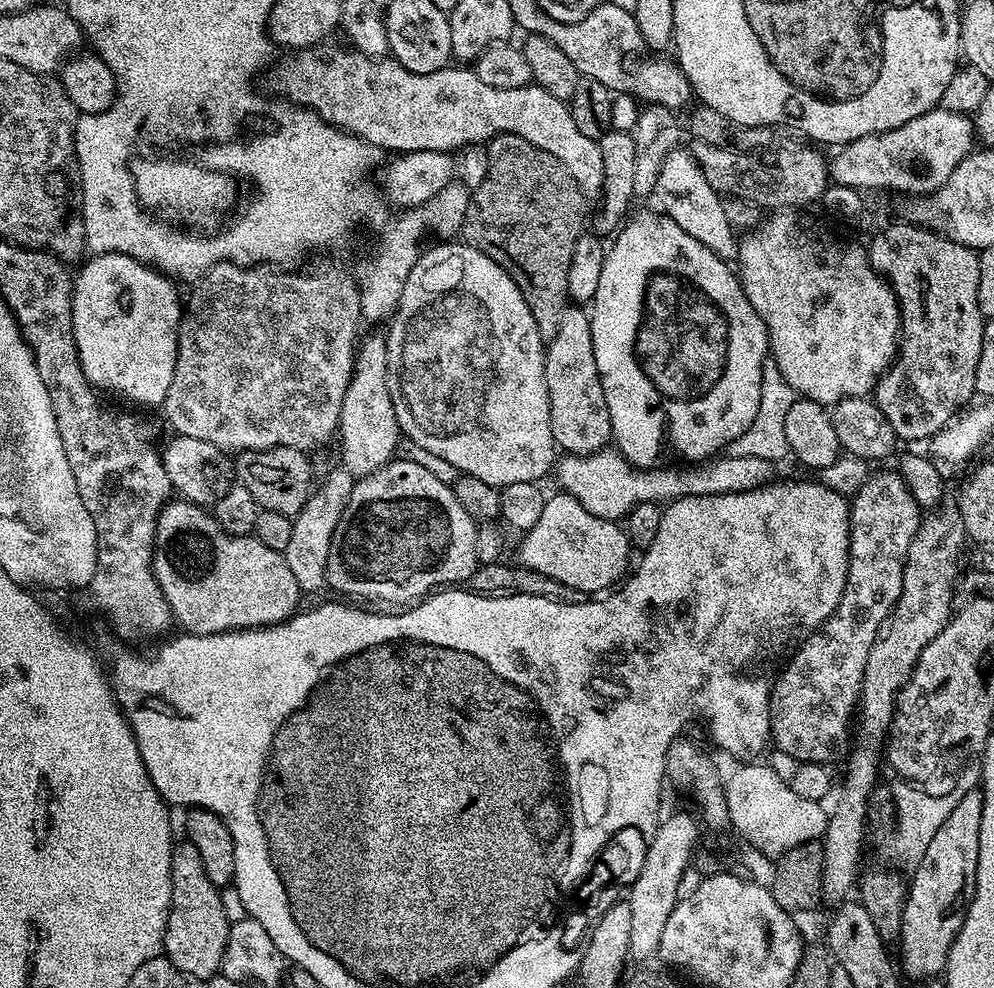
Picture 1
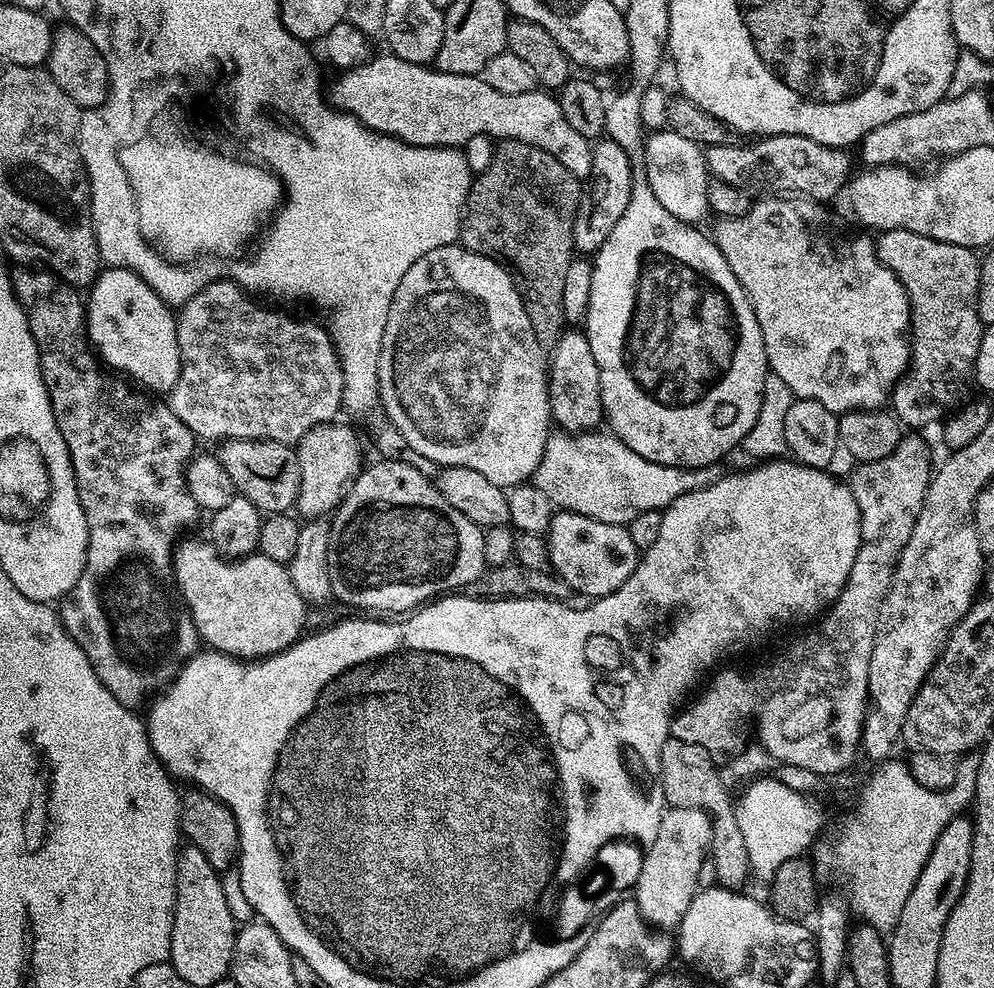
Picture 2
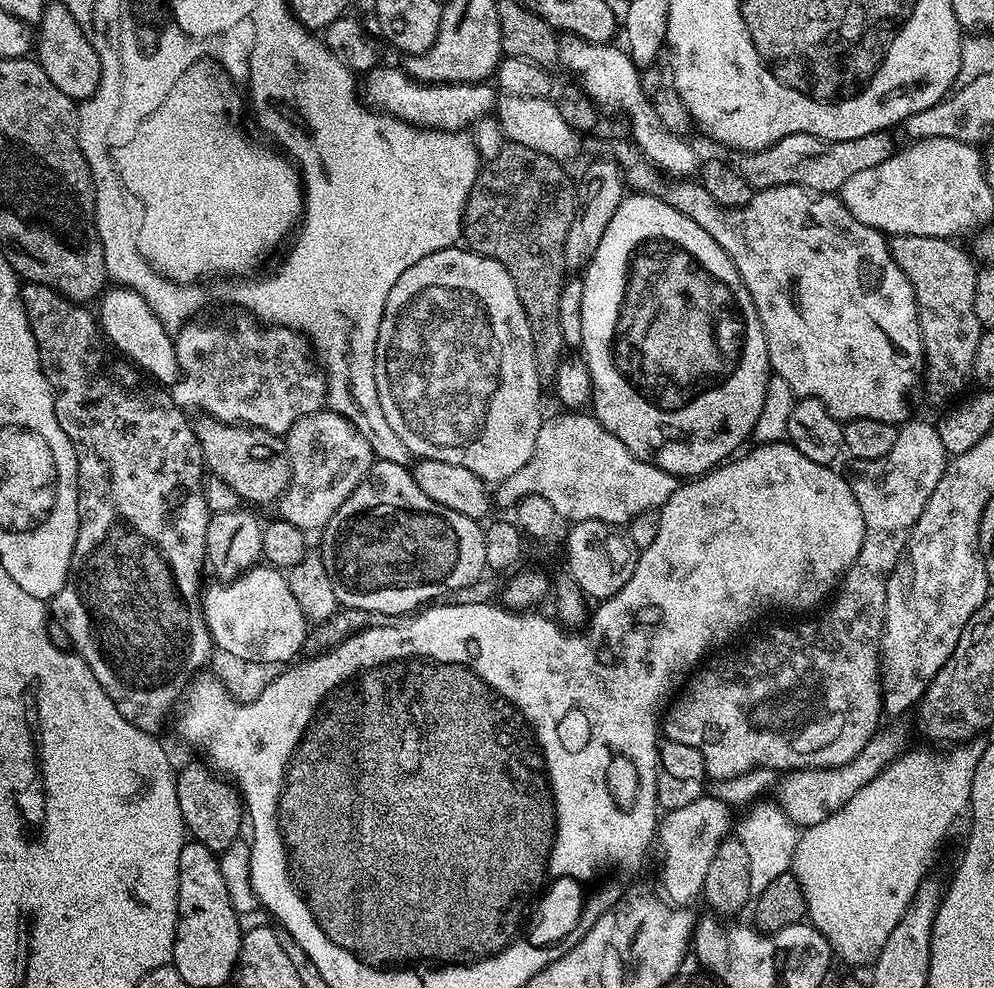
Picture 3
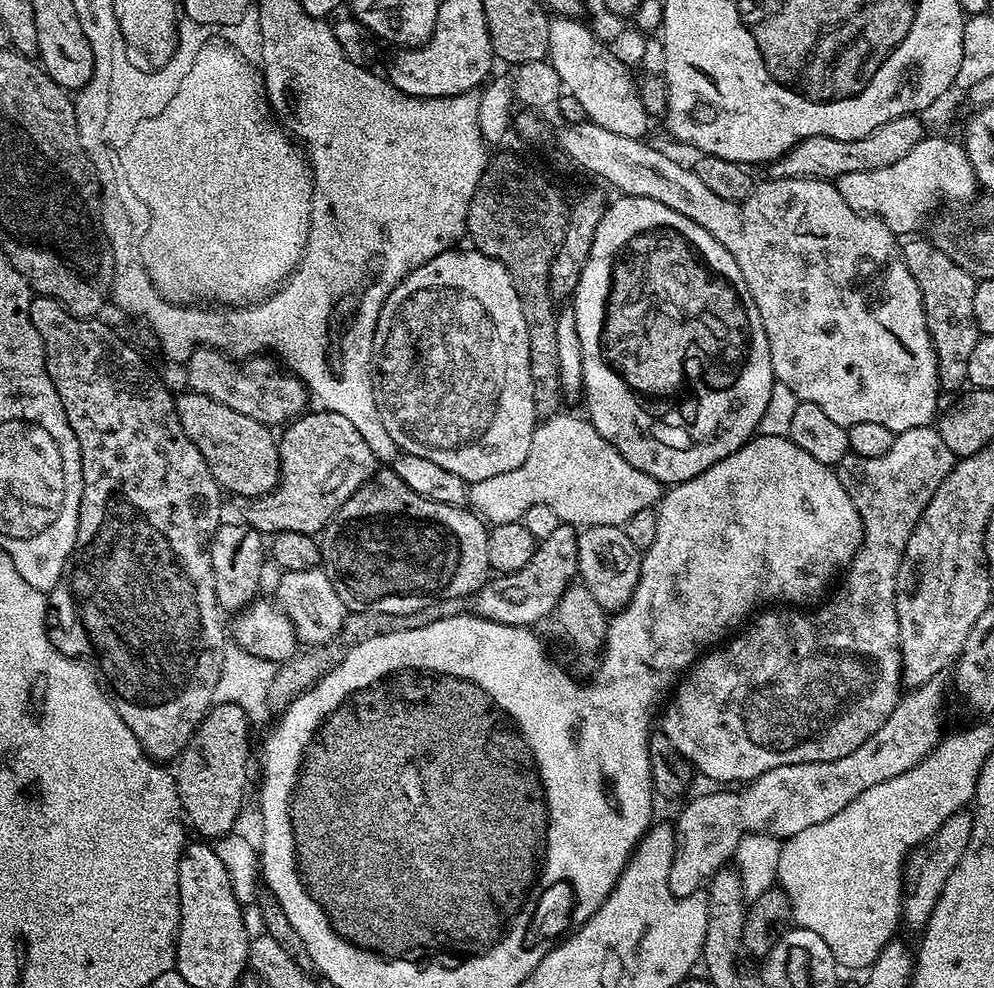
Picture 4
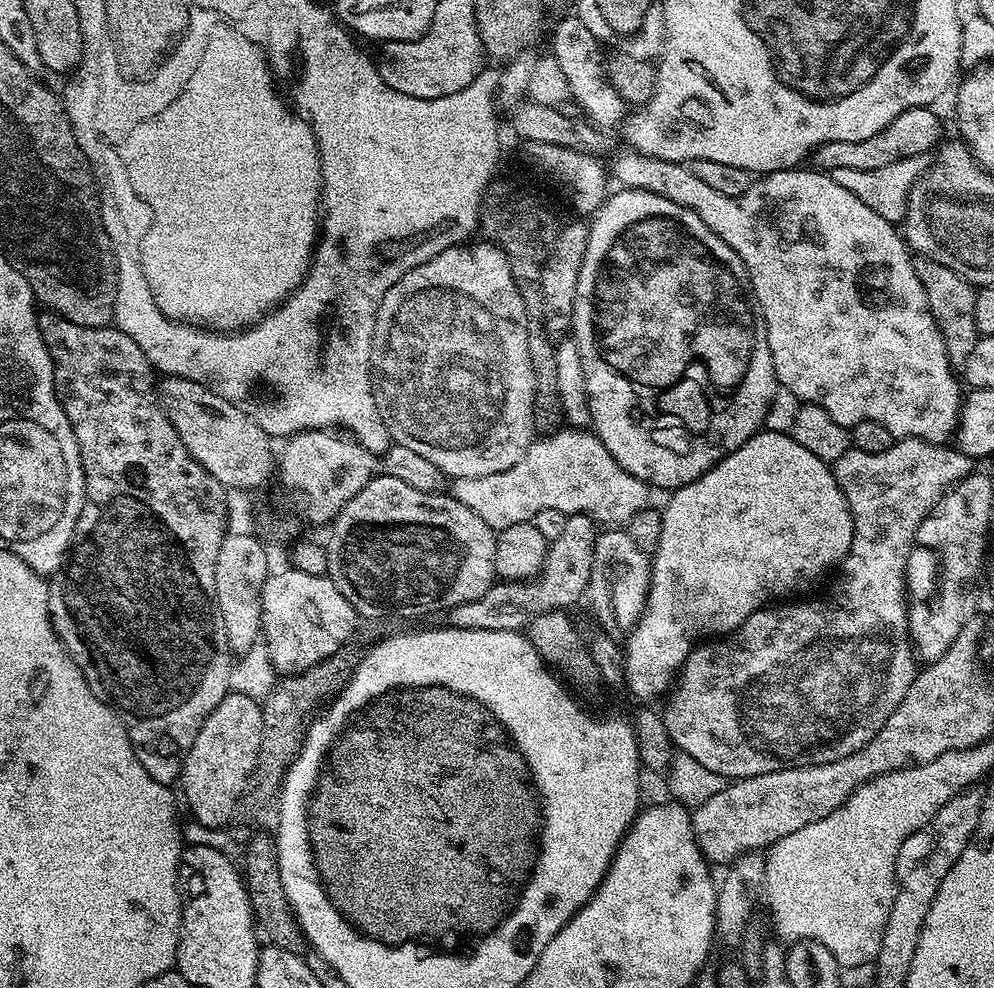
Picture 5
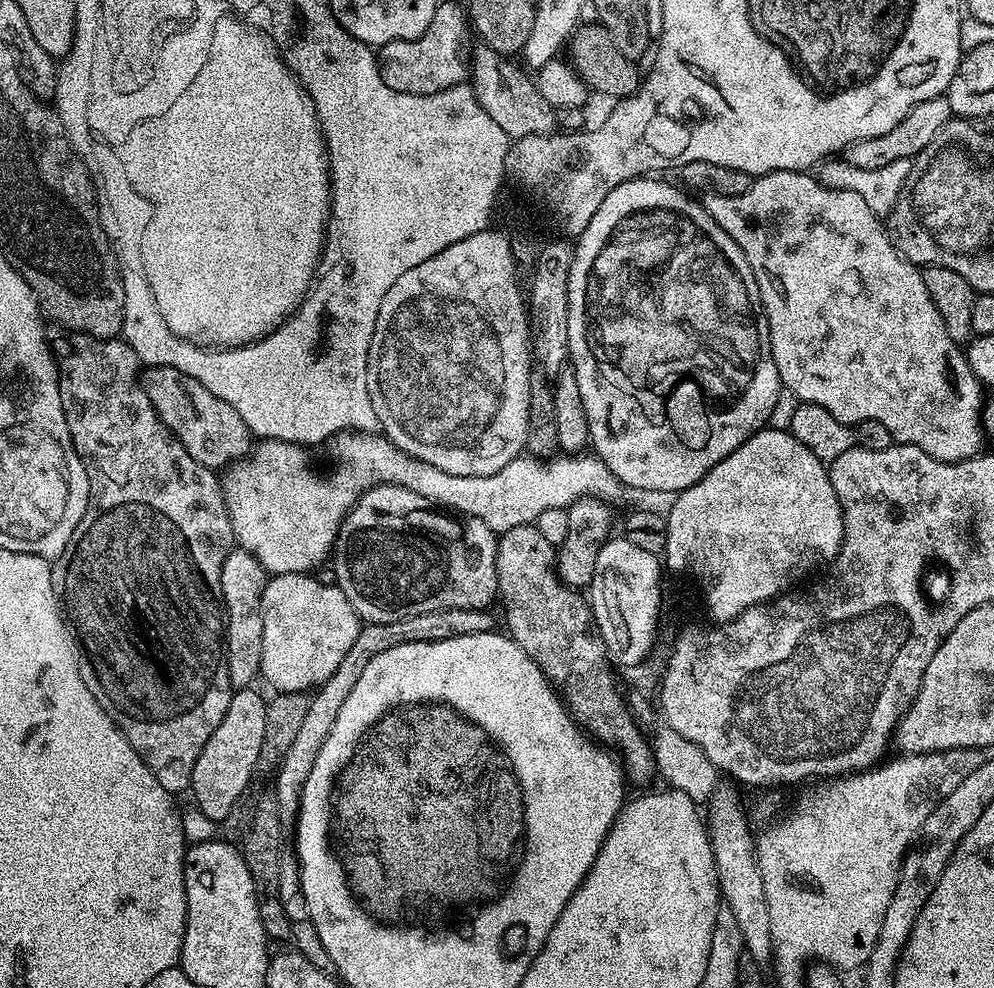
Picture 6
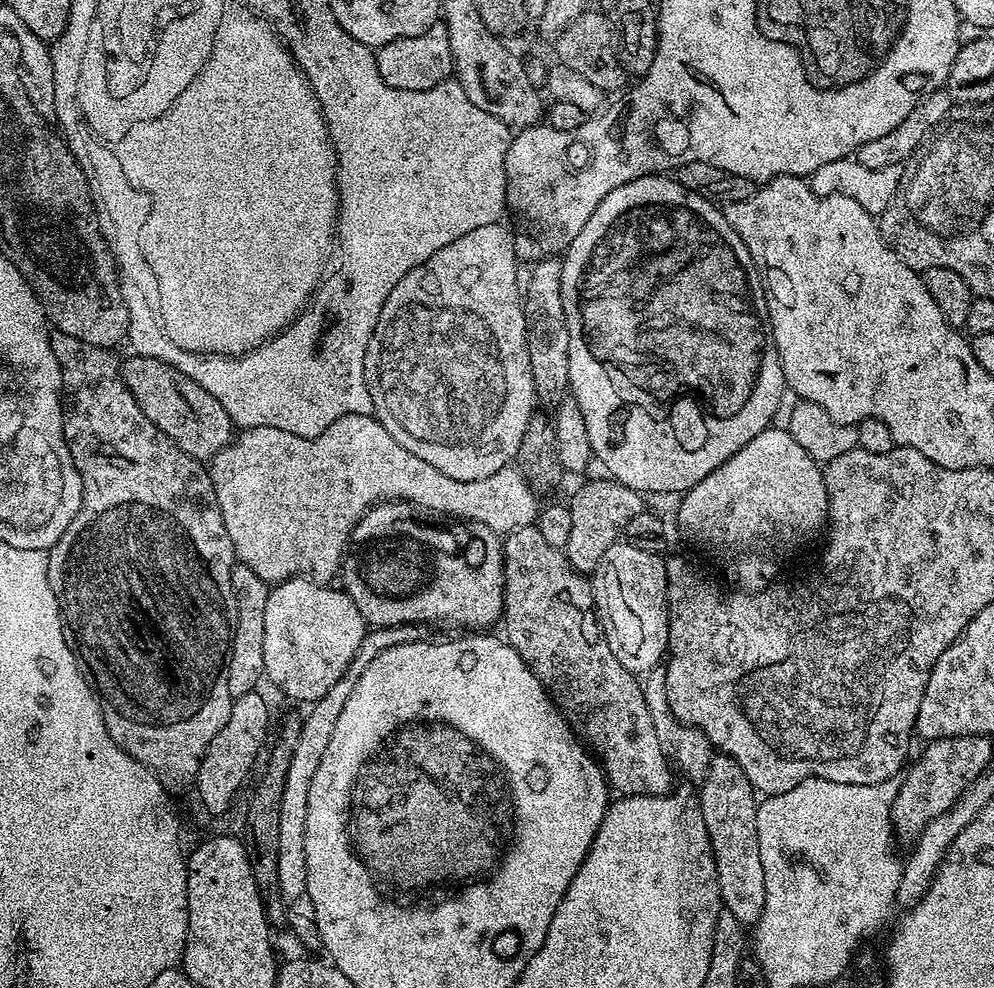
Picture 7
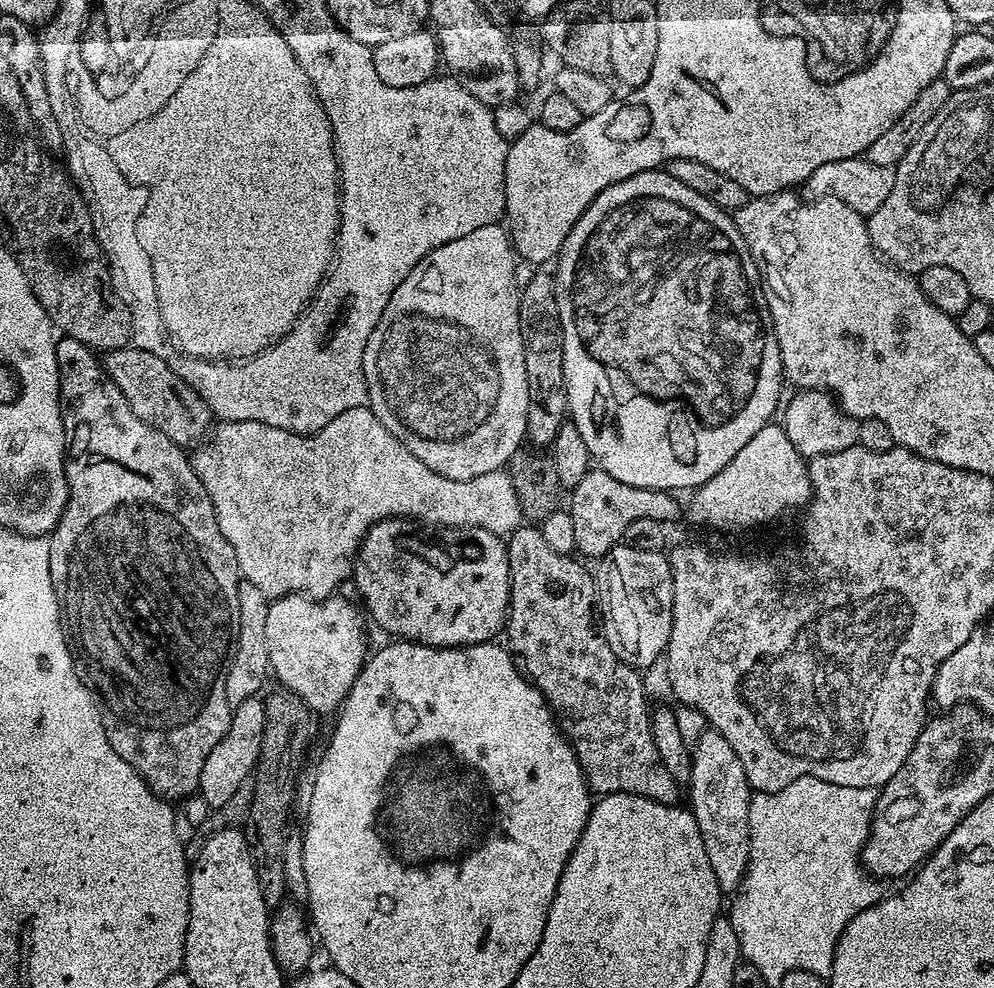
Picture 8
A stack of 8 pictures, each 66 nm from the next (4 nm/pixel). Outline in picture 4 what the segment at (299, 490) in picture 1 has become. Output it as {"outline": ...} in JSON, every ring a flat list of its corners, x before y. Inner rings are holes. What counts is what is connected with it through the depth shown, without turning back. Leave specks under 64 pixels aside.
{"outline":[[191,390,176,396,176,413,186,438,198,446,225,493,247,498,266,495,275,488,280,478,280,445,277,437,272,437,269,425,246,418,246,414,238,414,238,410,230,410,230,406,222,406,222,402]]}

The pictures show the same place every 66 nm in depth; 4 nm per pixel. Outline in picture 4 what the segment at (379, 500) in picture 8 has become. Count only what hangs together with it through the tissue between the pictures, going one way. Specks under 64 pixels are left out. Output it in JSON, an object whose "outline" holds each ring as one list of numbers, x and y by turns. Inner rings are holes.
{"outline":[[561,410,554,416,545,416,537,423,530,442,530,454,522,466,514,466,514,470,506,470,506,474,494,474,494,478,482,478,469,487,467,501,489,525,523,521,530,506,541,504,550,506,561,522,581,529,590,526,618,528,638,514,638,510,651,508,659,501,662,485,654,477,630,466,630,462,626,462,626,458,622,458,622,454,618,454,618,450,614,450,614,446,610,446,610,442,606,442,583,415,567,416,566,412]]}

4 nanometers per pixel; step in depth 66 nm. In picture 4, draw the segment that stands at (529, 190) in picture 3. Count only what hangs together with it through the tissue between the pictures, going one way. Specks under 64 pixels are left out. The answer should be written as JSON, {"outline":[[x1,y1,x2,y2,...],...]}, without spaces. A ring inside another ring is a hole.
{"outline":[[500,152,489,159,488,167,474,190,474,198,470,198,468,211,466,236,467,239,472,239,471,247,506,266,514,282,518,302,522,302,522,318,526,318,530,334,530,386,534,386,534,410,540,418,556,415,565,403,562,382,558,378,558,304,550,294,550,264,554,262,554,254,558,254,558,246,562,246,569,207,569,201,564,201,559,186,546,173,539,172,534,165,527,164,522,157,515,156,512,152]]}

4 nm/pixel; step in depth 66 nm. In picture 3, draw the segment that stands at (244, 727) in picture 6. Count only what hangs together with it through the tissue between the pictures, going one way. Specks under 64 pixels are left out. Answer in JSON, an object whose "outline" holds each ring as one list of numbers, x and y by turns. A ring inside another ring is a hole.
{"outline":[[207,763,188,764,184,769,179,769,176,772,176,789,178,810,182,810,187,835,195,843,219,854,241,839,240,827,243,824,245,827,246,824,246,809,242,797,227,779,217,775]]}

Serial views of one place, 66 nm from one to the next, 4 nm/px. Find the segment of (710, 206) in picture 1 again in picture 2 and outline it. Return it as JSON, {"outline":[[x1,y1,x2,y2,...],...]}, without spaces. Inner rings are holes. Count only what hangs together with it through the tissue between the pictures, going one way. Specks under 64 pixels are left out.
{"outline":[[671,130,649,131,644,146,645,166,642,176,654,198,658,198,658,202,662,202,662,206,666,206,674,218,687,224,699,225,700,220,710,216,706,198,710,173,705,149]]}

